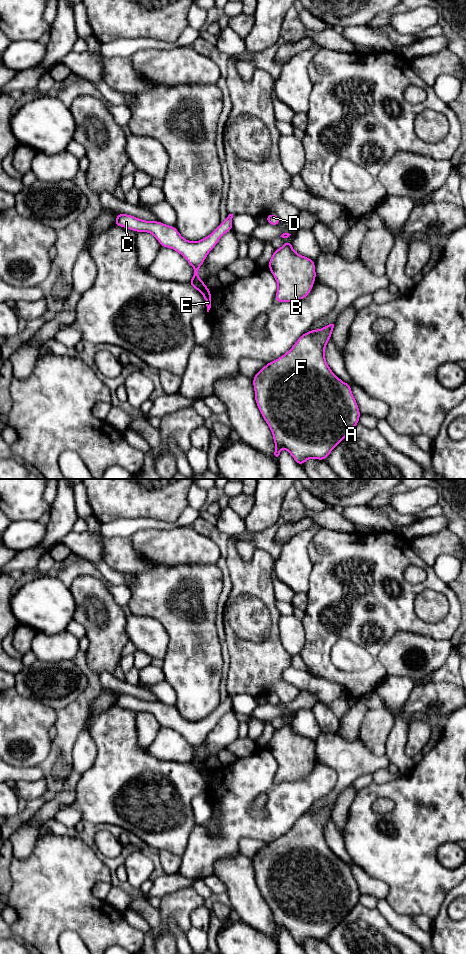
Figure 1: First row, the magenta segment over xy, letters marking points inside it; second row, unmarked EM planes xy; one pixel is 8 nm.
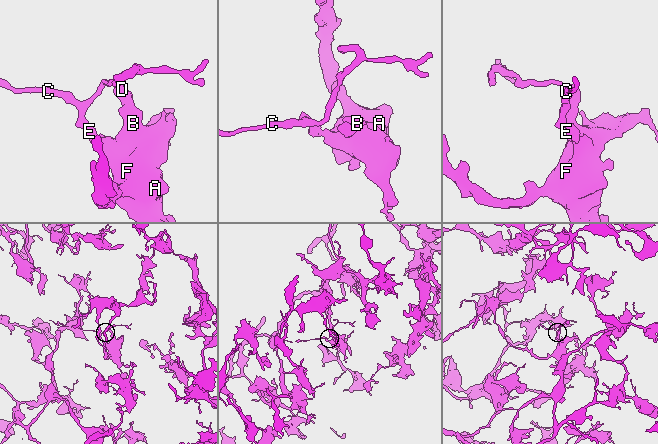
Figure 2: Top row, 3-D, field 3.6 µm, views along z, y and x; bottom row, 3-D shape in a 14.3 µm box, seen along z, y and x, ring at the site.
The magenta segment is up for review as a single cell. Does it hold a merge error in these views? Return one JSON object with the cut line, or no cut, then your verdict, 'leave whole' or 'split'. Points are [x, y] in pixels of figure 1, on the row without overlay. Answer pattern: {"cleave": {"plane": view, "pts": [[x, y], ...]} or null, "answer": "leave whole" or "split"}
{"cleave": {"plane": "xy", "pts": [[205, 767], [201, 772]]}, "answer": "split"}

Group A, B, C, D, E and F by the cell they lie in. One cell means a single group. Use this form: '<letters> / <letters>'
A B D E F / C

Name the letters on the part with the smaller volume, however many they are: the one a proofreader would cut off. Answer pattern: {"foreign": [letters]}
{"foreign": ["C"]}

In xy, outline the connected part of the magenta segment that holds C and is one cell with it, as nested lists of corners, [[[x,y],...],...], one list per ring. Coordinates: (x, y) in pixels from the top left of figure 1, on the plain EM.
[[[119,693],[114,704],[136,713],[141,711],[151,713],[156,717],[161,727],[168,727],[180,733],[194,749],[194,755],[188,763],[194,769],[202,772],[206,768],[206,762],[200,761],[199,747],[205,741],[208,733],[216,726],[221,716],[232,710],[232,698],[233,694],[229,694],[209,716],[196,722],[184,719],[174,706],[159,701],[141,700],[128,694]]]

